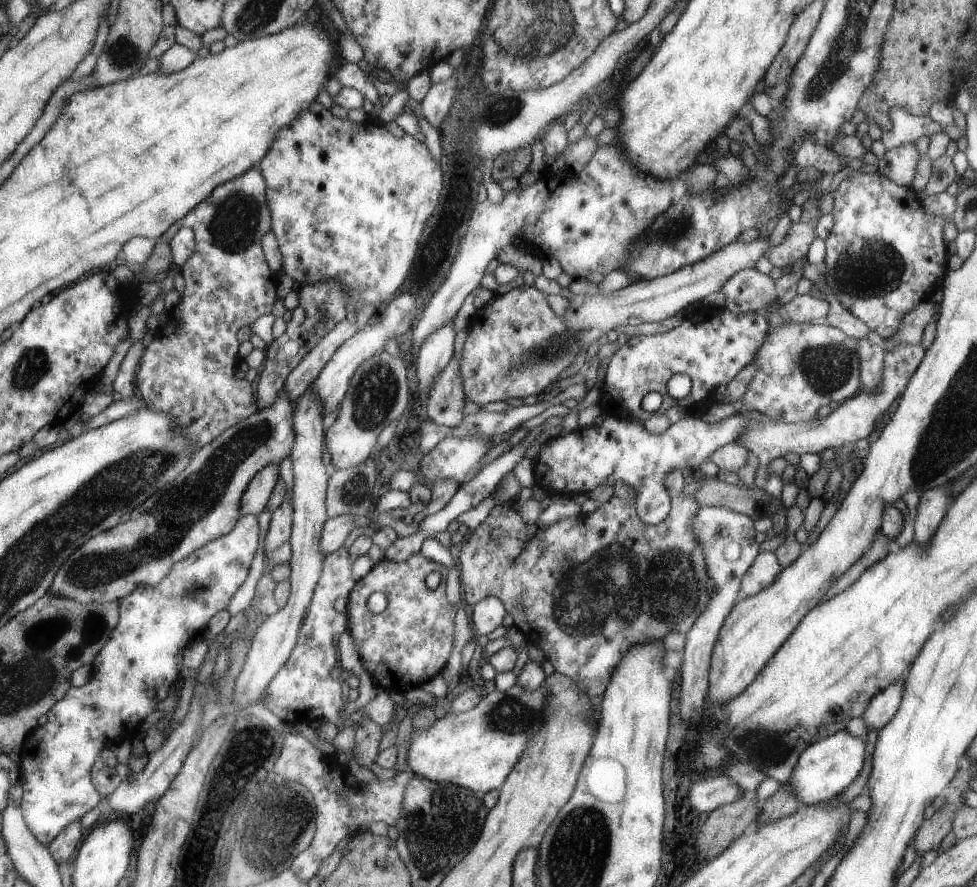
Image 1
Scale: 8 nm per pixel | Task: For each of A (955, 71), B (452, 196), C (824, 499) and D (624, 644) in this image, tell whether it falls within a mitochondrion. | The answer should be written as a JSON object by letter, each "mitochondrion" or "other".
{"A":"other","B":"other","C":"other","D":"other"}

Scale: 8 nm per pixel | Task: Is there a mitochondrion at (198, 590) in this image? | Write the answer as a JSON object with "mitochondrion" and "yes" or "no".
{"mitochondrion":"yes"}

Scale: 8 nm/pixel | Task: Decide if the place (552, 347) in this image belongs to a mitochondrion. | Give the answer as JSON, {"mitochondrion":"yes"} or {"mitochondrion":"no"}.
{"mitochondrion":"yes"}

